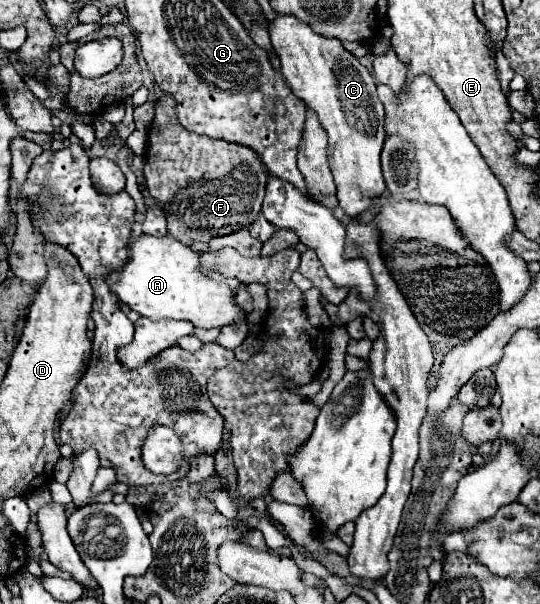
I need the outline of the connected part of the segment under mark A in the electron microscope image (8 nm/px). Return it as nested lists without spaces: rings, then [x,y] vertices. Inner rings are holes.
[[[141,235],[131,245],[133,259],[107,277],[107,285],[113,293],[127,303],[139,315],[159,319],[185,319],[201,329],[223,329],[225,325],[237,327],[243,309],[235,303],[235,293],[225,281],[209,279],[201,273],[199,253],[189,245],[183,245],[175,237],[151,237]]]

